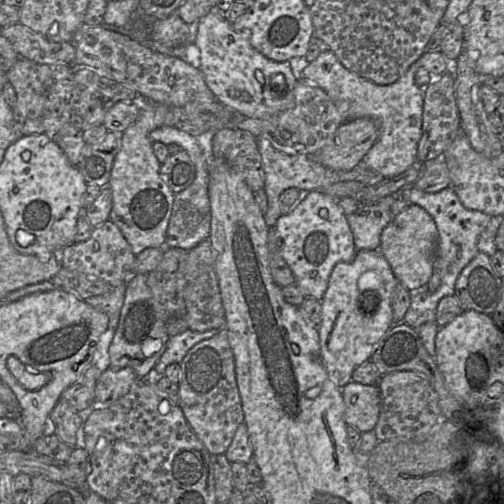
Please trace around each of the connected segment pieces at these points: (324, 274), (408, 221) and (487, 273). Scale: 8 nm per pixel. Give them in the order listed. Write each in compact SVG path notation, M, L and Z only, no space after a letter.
M323 191L303 193L287 214L281 214L274 231L280 255L291 269L297 287L305 297L321 300L328 287L331 271L338 262L350 262L357 252L346 215L337 200Z
M408 206L386 225L381 233L380 252L390 265L395 278L410 292L425 286L434 269L437 257L438 231L432 216L421 206Z
M479 251L462 269L455 283L454 295L456 295L462 310L475 310L491 315L501 297L502 279L492 267L489 255Z

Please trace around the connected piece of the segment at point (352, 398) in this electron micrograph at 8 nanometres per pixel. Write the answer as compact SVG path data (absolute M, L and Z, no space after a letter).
M350 381L342 389L345 422L361 433L372 431L381 411L381 396L377 385Z

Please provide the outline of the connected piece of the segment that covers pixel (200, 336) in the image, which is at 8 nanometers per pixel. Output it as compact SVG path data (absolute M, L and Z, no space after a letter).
M188 329L170 337L166 350L153 369L153 377L163 375L166 367L171 363L179 364L194 345L217 335L219 331L220 329L212 329L204 332L195 332Z

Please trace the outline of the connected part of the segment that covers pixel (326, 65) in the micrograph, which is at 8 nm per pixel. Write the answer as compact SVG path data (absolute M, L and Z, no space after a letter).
M329 50L321 52L313 62L303 68L300 80L324 90L347 121L361 117L369 117L374 121L378 128L378 139L363 157L362 165L373 172L379 173L384 178L393 178L417 163L417 146L422 135L424 103L424 89L417 86L414 80L417 69L418 61L413 63L396 82L389 85L378 85L345 68L334 52Z

